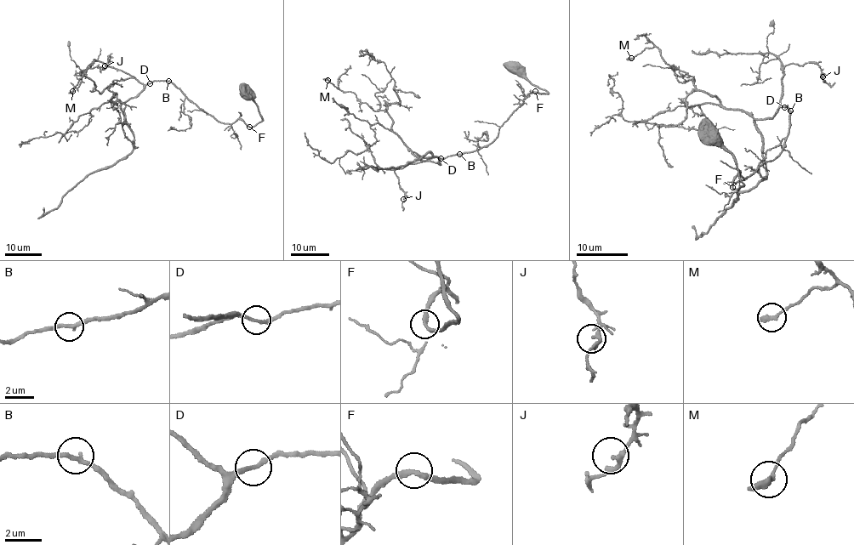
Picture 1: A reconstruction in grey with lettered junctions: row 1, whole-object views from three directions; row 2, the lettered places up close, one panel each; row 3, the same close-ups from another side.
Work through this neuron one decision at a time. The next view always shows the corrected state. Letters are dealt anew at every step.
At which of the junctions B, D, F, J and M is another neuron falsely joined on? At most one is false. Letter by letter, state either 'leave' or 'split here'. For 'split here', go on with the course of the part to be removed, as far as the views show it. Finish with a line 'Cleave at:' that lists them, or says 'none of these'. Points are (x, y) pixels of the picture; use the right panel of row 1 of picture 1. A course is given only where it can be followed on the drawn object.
B: leave
D: leave
F: leave
J: leave
M: leave
Cleave at: none of these

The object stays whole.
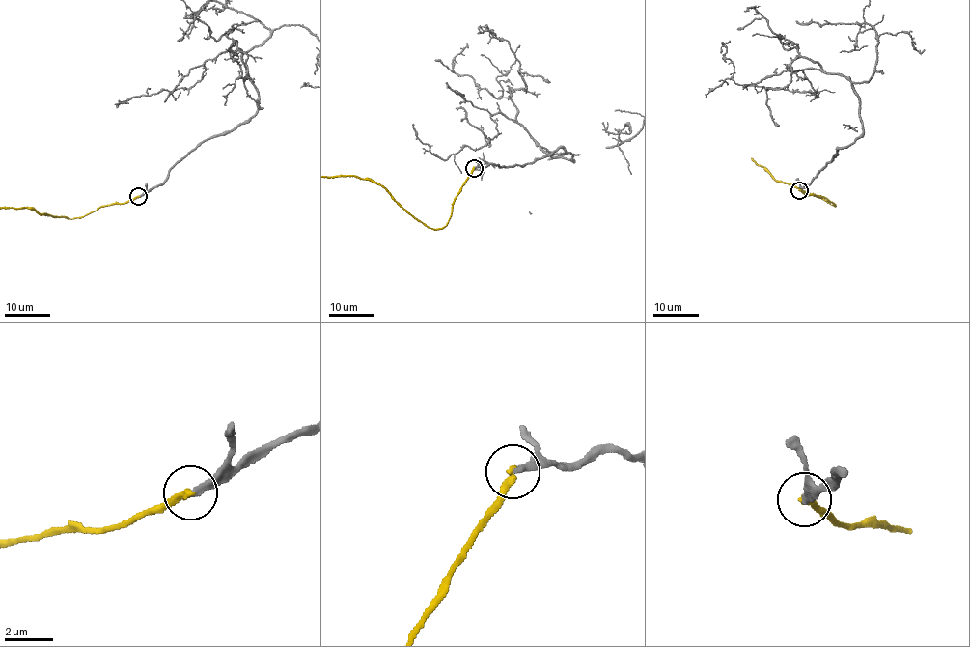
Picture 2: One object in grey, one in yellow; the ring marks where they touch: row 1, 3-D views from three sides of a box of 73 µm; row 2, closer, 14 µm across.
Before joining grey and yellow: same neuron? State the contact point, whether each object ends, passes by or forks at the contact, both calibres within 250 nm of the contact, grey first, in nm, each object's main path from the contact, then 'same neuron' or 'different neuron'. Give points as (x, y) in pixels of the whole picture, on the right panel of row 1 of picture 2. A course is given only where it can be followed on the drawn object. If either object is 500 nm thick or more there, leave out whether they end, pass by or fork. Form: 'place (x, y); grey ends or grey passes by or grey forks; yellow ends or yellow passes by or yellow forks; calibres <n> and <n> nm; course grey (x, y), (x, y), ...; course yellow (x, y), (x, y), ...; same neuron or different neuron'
place (799, 190); grey ends; yellow ends; calibres 280 and 260 nm; different neuron

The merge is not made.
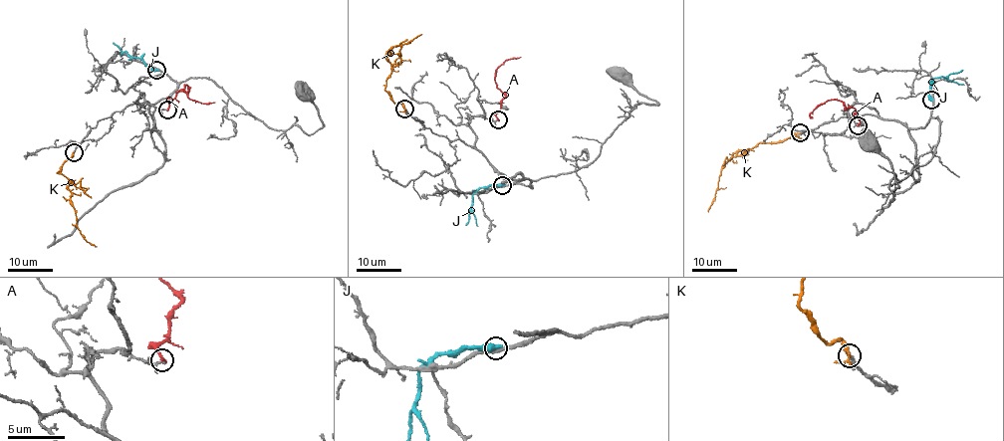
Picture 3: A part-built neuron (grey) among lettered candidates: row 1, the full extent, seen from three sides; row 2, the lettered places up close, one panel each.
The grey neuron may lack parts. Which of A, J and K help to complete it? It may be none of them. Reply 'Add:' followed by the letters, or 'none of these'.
Add: K

